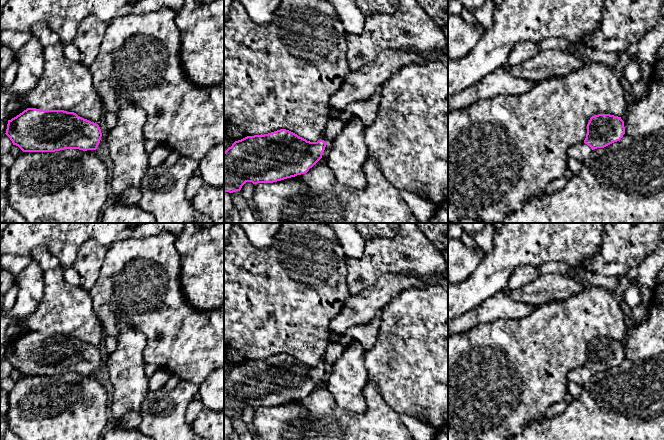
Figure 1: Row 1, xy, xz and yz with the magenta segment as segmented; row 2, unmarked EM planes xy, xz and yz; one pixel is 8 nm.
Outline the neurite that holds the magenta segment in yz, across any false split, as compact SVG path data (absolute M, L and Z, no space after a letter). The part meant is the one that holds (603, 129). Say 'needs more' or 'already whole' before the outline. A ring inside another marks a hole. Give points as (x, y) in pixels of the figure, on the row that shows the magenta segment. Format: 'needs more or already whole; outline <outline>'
needs more; outline M610 114L594 115L587 124L584 142L572 146L568 151L568 156L584 162L594 149L604 148L620 141L624 134L624 121L621 117Z

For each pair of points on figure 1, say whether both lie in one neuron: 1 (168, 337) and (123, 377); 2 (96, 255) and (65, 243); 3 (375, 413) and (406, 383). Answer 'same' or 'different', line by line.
1: different
2: different
3: different

